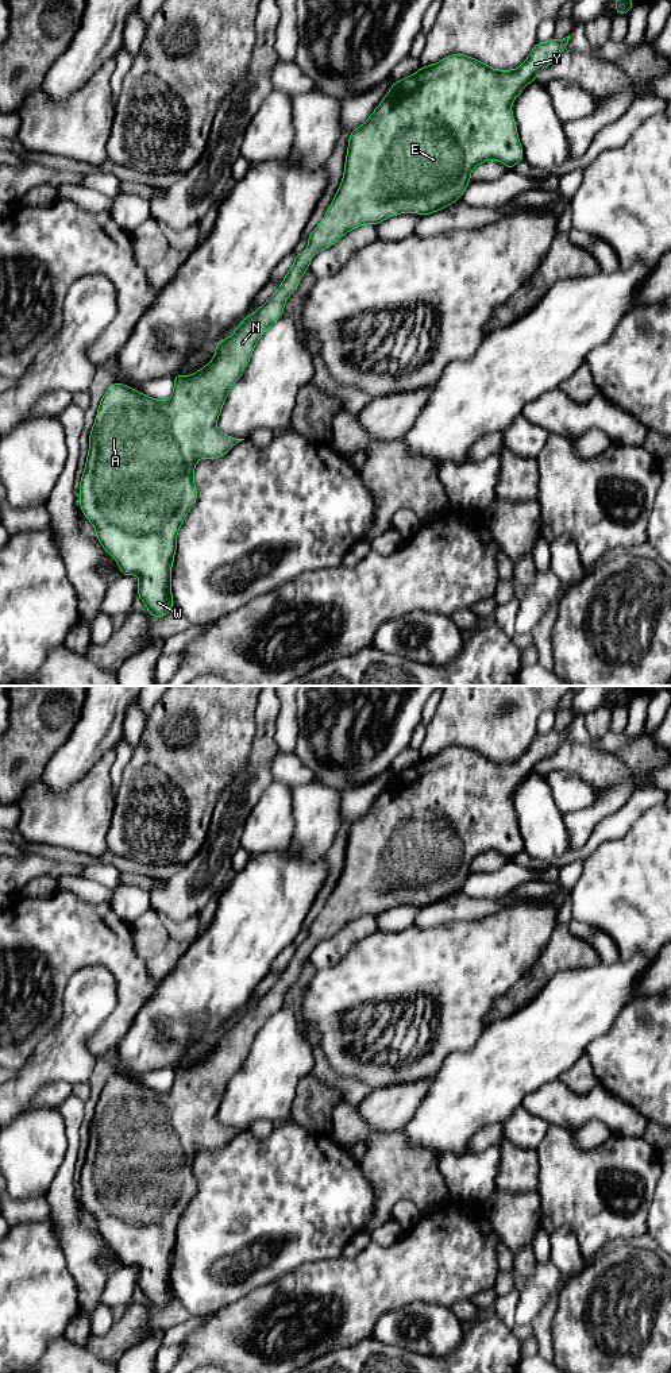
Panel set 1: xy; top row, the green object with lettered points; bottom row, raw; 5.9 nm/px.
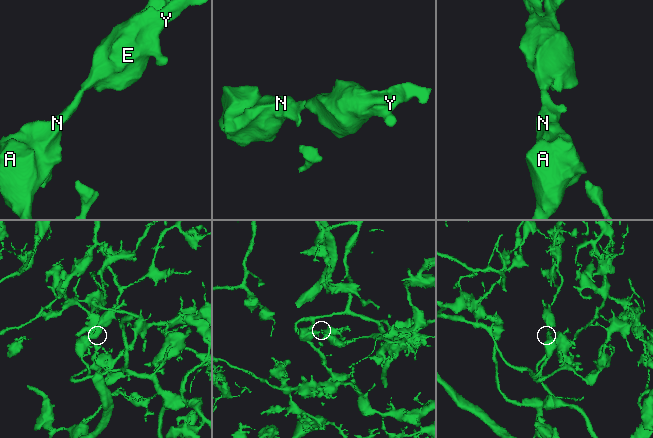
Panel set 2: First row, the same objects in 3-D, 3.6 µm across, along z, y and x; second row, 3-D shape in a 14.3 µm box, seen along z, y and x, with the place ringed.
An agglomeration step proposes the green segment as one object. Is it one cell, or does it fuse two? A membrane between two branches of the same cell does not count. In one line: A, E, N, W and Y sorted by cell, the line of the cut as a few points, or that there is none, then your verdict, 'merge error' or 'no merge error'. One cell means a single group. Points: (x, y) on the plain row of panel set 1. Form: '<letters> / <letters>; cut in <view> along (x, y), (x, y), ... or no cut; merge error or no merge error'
A E N W Y; no cut; no merge error

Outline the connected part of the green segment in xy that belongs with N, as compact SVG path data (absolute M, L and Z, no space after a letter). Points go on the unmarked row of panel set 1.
M570 726L560 732L554 729L535 736L527 752L514 761L495 761L475 749L452 745L394 774L371 807L351 822L339 882L320 915L311 923L308 941L294 948L294 954L278 981L238 1015L232 1027L213 1037L216 1046L204 1060L188 1068L182 1068L180 1062L174 1068L174 1083L169 1092L151 1089L124 1075L113 1075L107 1080L90 1122L89 1143L80 1175L80 1197L93 1215L99 1234L116 1250L123 1268L132 1265L139 1268L138 1288L153 1308L161 1310L173 1300L171 1256L177 1241L177 1223L197 1192L194 1157L200 1149L220 1149L244 1131L223 1126L216 1112L231 1077L250 1053L257 1033L284 1006L285 992L297 980L302 965L308 963L312 948L359 917L377 917L390 907L405 903L424 907L456 894L470 875L471 861L481 853L497 851L512 861L524 851L512 794L531 772L536 771L543 759L554 755L567 740L568 730Z

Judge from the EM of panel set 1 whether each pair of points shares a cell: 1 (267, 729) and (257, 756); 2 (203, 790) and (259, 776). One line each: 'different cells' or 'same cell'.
1: same cell
2: different cells

